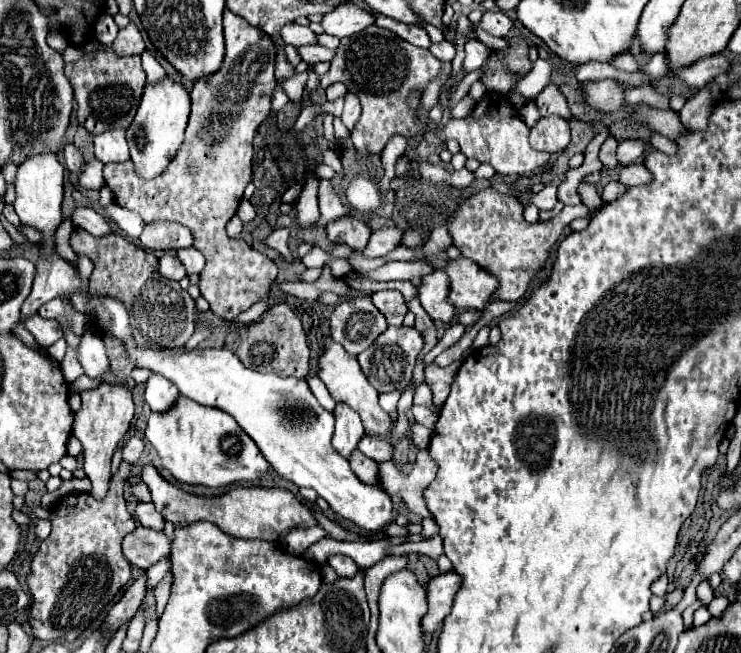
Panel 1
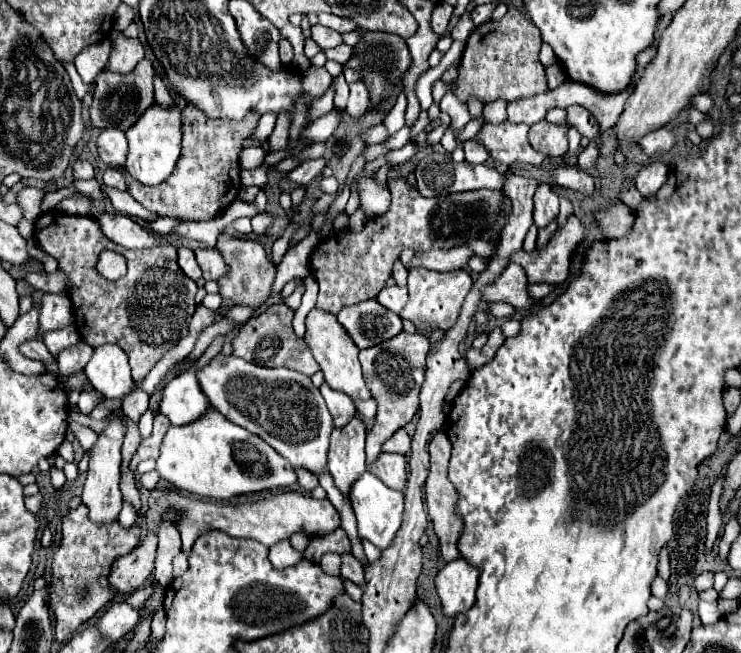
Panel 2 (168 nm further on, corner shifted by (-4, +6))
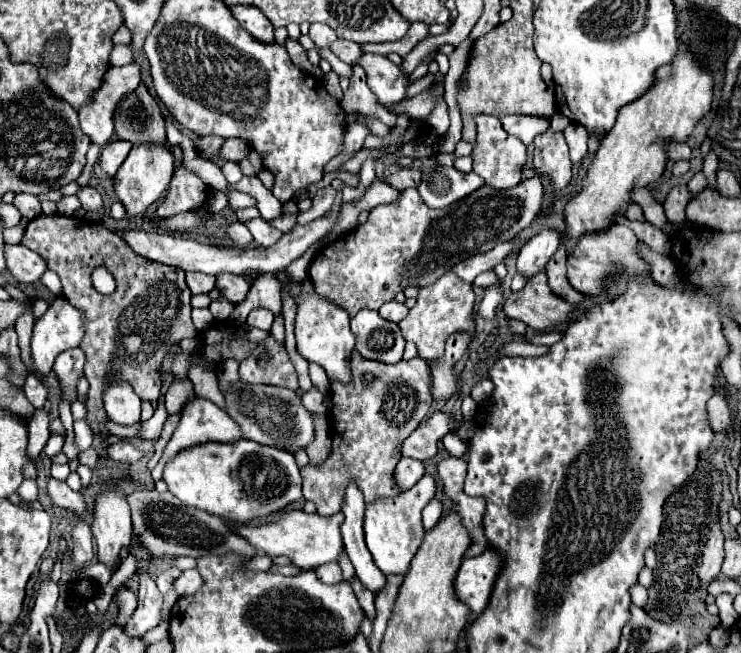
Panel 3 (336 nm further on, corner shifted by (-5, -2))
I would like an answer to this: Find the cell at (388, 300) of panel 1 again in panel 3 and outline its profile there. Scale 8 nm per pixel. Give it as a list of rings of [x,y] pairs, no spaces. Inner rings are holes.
[[[391,300],[391,302],[387,302],[387,304],[383,304],[381,308],[379,308],[379,314],[381,314],[381,318],[385,318],[385,320],[391,320],[391,322],[401,322],[405,316],[407,316],[407,306],[405,304],[399,304],[397,300]]]

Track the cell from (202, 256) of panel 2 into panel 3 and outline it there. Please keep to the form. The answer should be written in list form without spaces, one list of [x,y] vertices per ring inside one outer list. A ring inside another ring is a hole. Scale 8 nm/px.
[[[219,274],[217,288],[221,290],[221,296],[227,298],[231,304],[241,304],[251,290],[251,280],[237,274]]]

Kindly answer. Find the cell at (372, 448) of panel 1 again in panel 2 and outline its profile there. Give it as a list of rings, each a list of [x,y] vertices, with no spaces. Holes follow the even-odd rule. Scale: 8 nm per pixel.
[[[402,428],[402,430],[394,432],[394,434],[390,436],[390,440],[384,442],[382,450],[384,450],[384,452],[398,452],[398,454],[406,454],[406,452],[410,452],[410,436],[408,436],[406,430]]]

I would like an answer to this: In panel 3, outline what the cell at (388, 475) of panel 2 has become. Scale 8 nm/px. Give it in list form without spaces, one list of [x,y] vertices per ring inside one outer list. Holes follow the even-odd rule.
[[[401,458],[395,470],[395,480],[401,486],[401,490],[409,490],[423,478],[423,474],[425,474],[423,462],[413,460],[413,458]]]

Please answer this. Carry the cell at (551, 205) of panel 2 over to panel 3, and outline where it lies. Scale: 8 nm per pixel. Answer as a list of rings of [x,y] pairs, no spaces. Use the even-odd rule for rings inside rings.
[[[551,228],[541,230],[519,252],[519,256],[517,256],[517,272],[525,280],[529,280],[533,274],[545,272],[545,266],[547,266],[549,258],[555,254],[557,248],[559,248],[557,232],[551,230]]]

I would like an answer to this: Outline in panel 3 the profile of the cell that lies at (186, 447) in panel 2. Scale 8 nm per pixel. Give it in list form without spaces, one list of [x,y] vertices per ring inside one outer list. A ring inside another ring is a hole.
[[[239,440],[237,444],[207,442],[201,446],[179,452],[163,472],[163,480],[169,484],[169,492],[177,496],[185,506],[193,506],[207,514],[221,516],[235,524],[249,524],[253,518],[265,518],[285,506],[301,500],[301,474],[291,452],[273,446],[263,446],[251,440]]]

